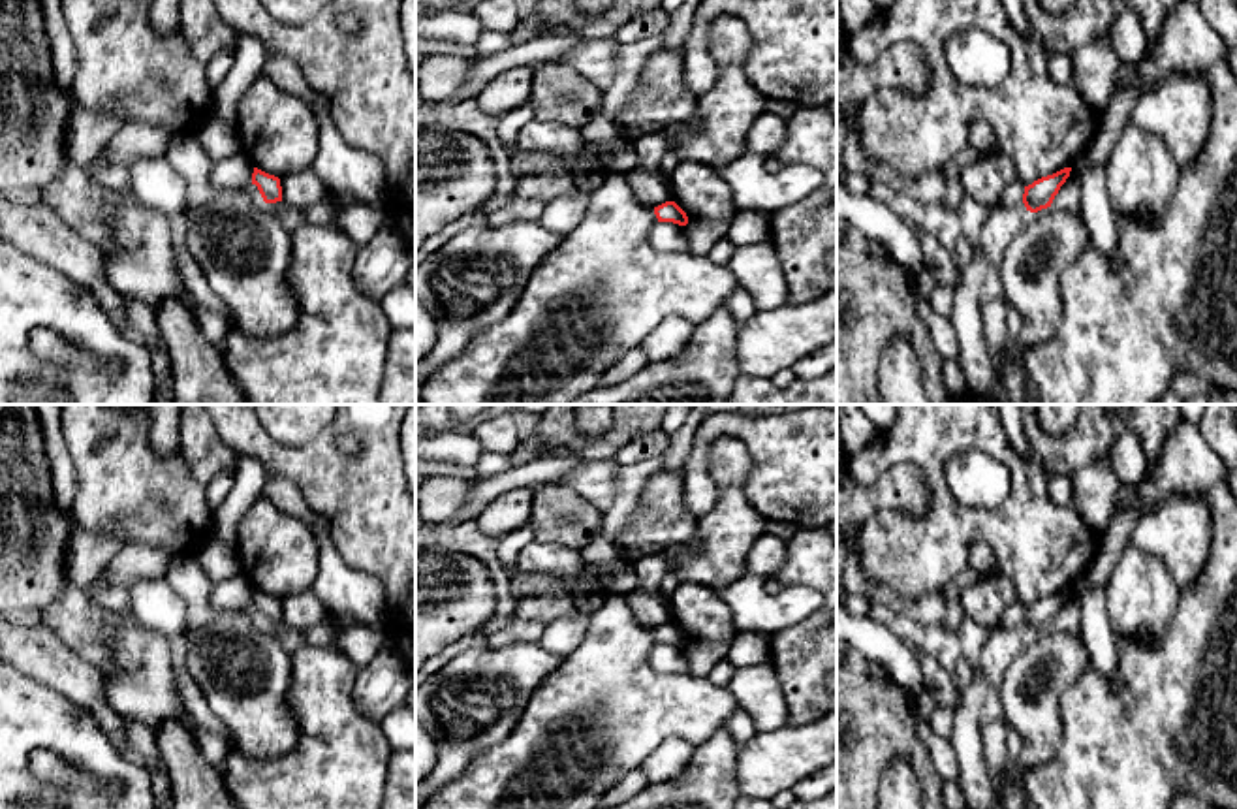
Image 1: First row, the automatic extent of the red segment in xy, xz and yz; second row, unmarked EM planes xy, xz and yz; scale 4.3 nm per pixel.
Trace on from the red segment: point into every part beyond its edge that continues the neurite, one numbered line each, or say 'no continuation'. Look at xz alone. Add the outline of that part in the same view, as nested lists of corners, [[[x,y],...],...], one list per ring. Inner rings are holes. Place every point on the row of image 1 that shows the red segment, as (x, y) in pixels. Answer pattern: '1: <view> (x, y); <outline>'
no continuation

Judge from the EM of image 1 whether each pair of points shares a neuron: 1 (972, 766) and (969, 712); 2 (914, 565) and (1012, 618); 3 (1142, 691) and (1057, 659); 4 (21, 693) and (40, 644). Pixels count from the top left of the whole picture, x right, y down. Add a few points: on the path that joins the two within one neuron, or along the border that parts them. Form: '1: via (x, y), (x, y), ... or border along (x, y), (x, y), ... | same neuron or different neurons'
1: via (969, 753), (969, 725) | same neuron
2: border along (1017, 599), (1025, 606) | different neurons
3: border along (1091, 665), (1064, 691), (1061, 708) | different neurons
4: border along (19, 670), (66, 698) | different neurons

